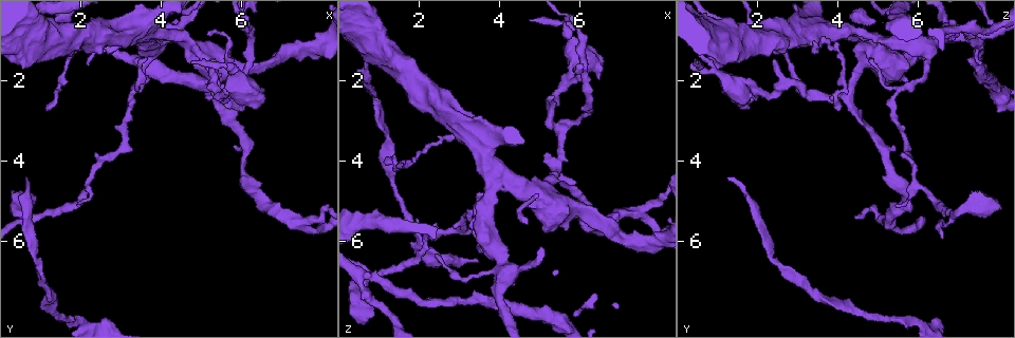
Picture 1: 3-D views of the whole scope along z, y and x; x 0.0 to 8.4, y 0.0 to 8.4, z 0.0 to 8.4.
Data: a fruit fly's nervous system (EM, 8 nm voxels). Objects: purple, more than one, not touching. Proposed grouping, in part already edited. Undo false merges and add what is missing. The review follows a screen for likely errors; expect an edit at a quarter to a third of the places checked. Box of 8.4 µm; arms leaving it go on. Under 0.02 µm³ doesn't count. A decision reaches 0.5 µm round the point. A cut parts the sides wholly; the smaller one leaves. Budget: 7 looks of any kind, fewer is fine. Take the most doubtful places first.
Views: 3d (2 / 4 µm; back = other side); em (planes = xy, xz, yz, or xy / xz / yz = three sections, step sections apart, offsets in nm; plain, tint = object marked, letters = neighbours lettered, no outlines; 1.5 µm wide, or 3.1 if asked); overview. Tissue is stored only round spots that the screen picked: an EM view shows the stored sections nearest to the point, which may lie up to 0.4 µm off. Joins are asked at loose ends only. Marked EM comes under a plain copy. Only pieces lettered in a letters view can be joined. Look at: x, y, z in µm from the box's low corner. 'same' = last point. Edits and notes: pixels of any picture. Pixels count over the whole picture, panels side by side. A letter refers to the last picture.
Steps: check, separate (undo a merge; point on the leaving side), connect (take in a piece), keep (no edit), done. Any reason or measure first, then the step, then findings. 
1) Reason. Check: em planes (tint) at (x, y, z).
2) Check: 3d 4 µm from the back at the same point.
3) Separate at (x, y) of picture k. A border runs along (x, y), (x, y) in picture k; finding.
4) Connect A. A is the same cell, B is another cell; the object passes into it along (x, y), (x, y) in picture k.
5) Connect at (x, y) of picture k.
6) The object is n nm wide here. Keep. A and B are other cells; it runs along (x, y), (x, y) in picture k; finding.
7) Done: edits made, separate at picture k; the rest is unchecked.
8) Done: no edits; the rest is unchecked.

Free end. Check: 3d 2 µm at (0.60, 4.45, 1.30).

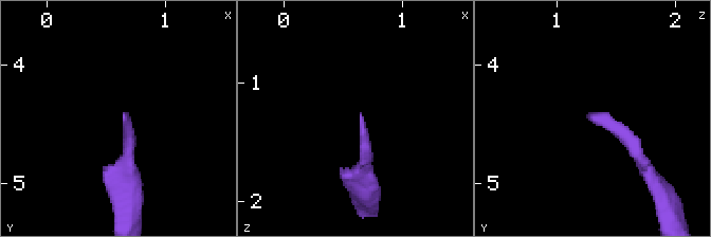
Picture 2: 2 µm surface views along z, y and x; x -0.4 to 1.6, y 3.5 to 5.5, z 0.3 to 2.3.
Now the EM. Check: em planes (letters) at (0.64, 4.44, 1.28).

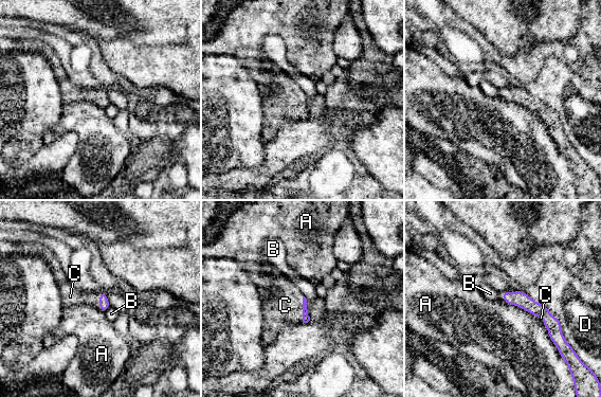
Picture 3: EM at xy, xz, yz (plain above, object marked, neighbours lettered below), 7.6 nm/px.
Connect C. C is the same cell, A, B and D are other cells; the object passes into it along (306, 318), (303, 309), (285, 305) in picture 3; the cell continues.

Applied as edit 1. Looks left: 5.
Redraw. Check: overview.

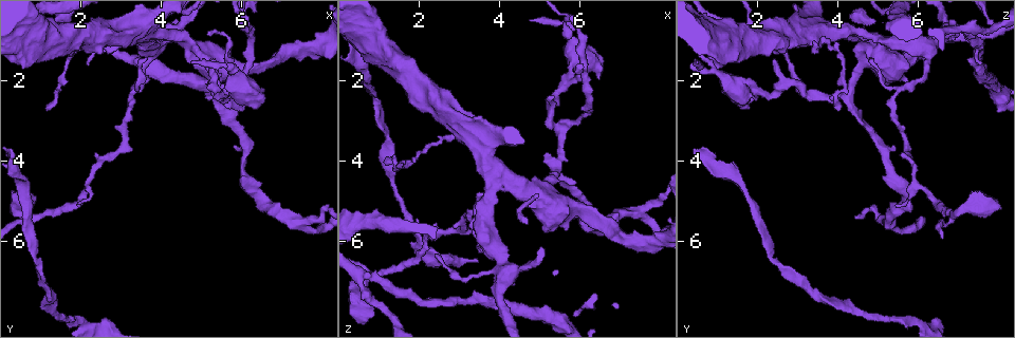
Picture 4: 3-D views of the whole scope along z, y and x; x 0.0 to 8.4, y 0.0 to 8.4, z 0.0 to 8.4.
Calibre changes. Check: 3d 4 µm at (5.75, 1.70, 0.90).

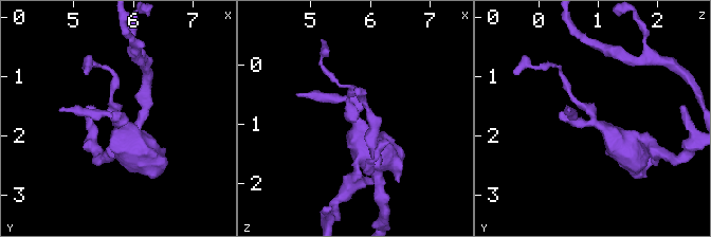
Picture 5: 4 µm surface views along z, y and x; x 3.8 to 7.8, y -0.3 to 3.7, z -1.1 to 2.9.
Now the EM. Check: em planes (tint) at (5.70, 1.70, 0.90).

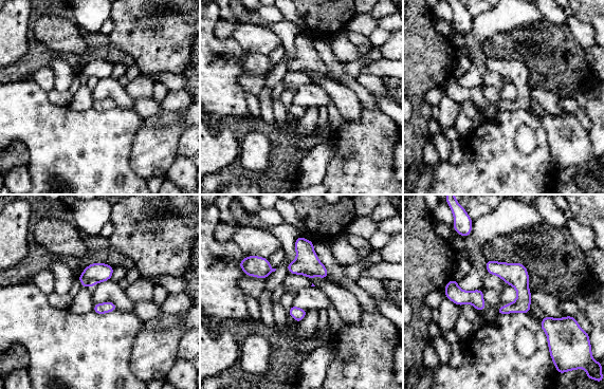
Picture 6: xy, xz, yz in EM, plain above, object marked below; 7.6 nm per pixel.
Check: em planes (letters) at the same point.

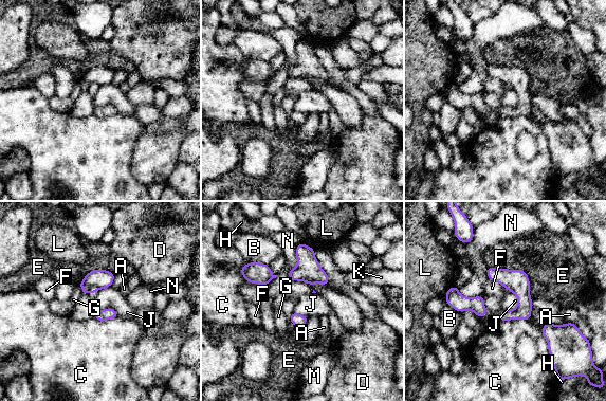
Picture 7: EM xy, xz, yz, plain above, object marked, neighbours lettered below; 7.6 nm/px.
The longest contact is with C, 320 nm. Keep. A, B, C, D, E, F, G, H, J, K, L, M and N are other cells; it runs along (490, 269), (522, 294), (528, 316) in picture 7; all the same cell.

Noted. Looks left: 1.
Done: edits made, connect at picture 3; the rest is unchecked.

